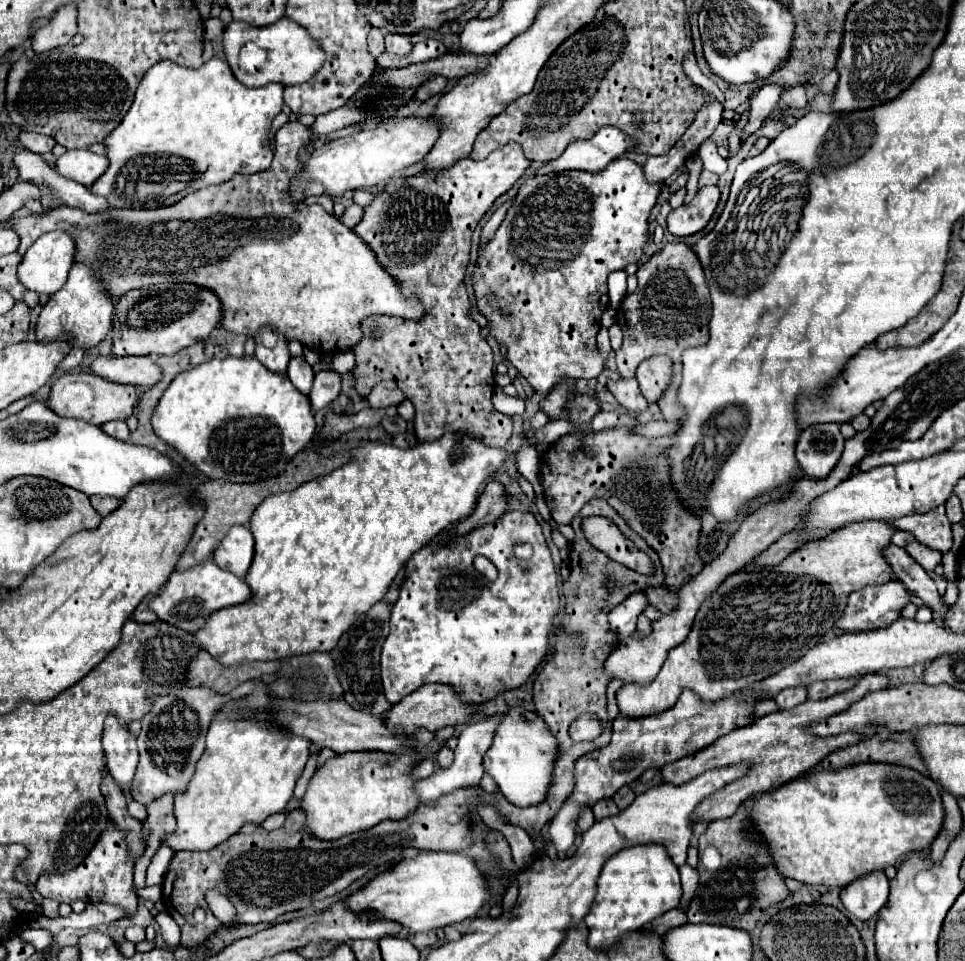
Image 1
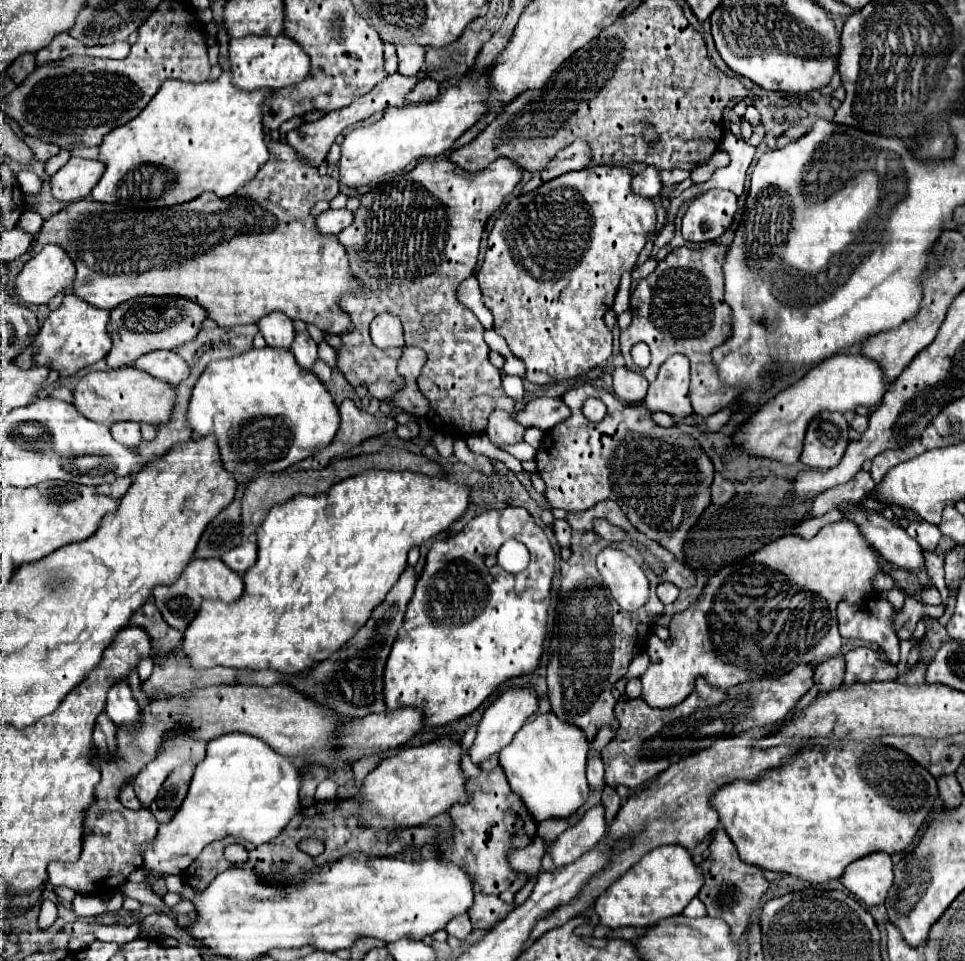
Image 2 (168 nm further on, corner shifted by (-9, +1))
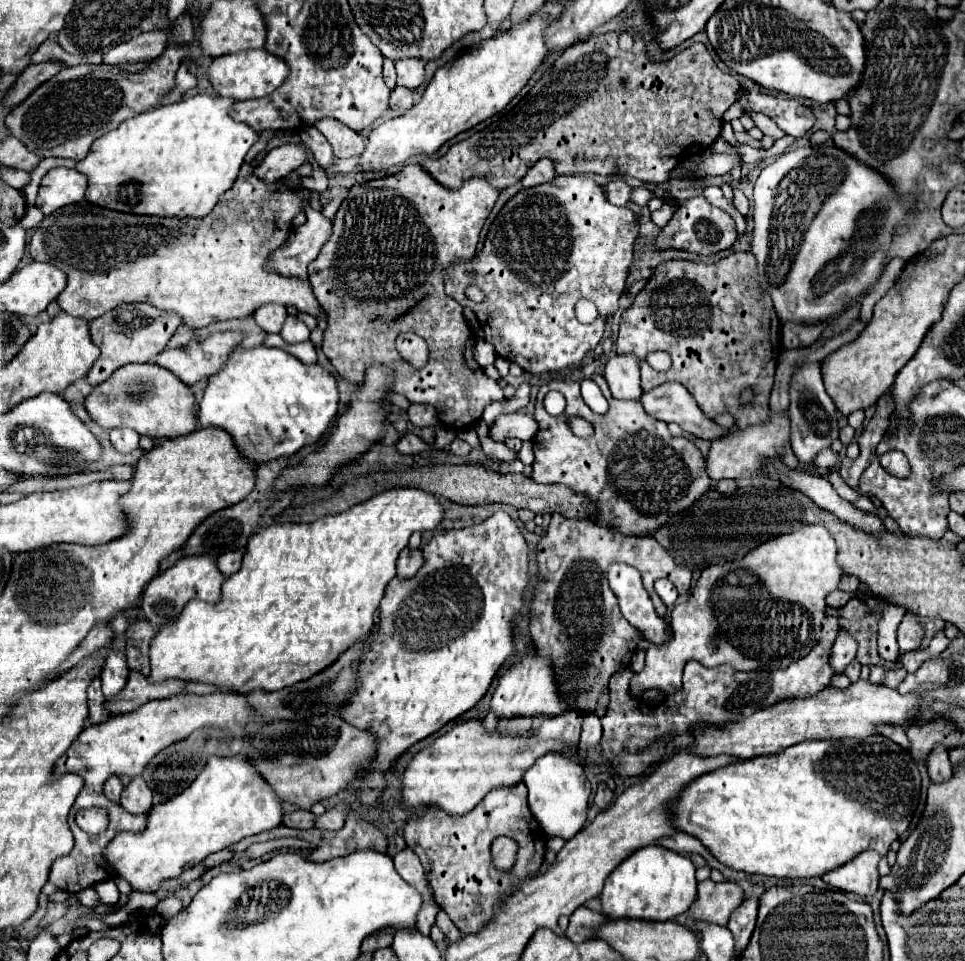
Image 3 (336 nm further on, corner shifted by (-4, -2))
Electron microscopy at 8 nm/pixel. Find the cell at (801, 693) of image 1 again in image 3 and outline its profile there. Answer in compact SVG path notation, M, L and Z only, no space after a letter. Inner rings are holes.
M840 630L836 636L836 642L832 646L832 654L830 654L830 666L832 670L836 670L838 674L844 672L846 664L850 664L856 656L858 650L858 642L854 636L850 636L846 630Z

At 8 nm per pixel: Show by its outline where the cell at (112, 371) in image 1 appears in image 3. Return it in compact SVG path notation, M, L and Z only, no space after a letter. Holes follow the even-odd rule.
M216 332L202 342L190 342L184 348L166 348L154 362L168 368L184 384L192 386L202 378L210 378L224 368L228 356L240 346L242 332Z

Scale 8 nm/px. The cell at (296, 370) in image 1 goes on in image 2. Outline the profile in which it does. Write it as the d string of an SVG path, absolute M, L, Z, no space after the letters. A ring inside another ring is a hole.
M295 333L295 341L291 345L291 353L295 355L297 363L305 369L311 371L313 363L319 359L317 357L317 345L313 343L313 339L309 337L309 333Z

